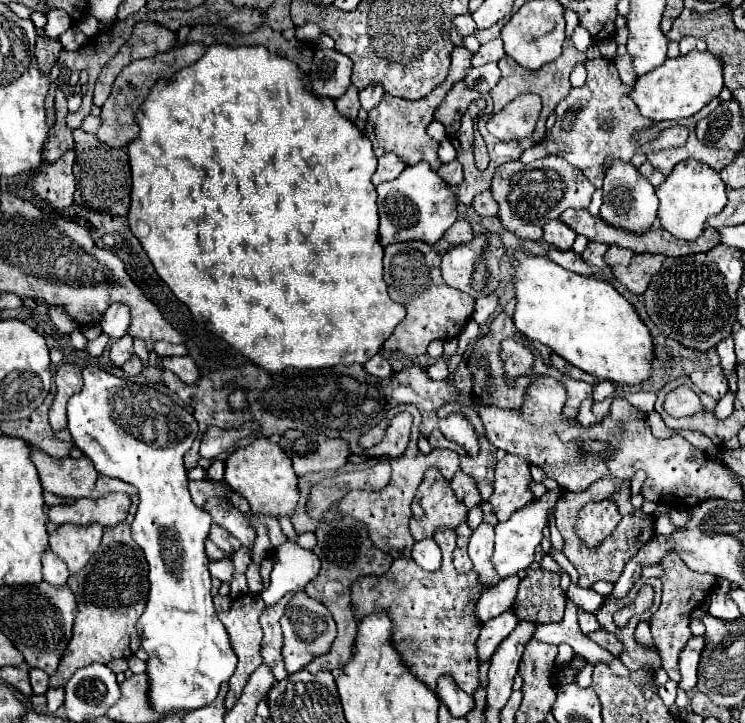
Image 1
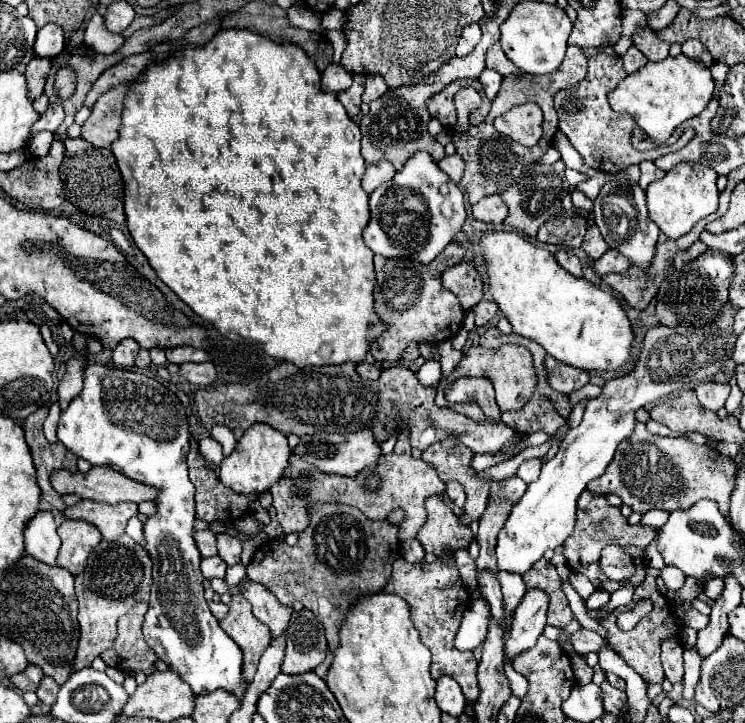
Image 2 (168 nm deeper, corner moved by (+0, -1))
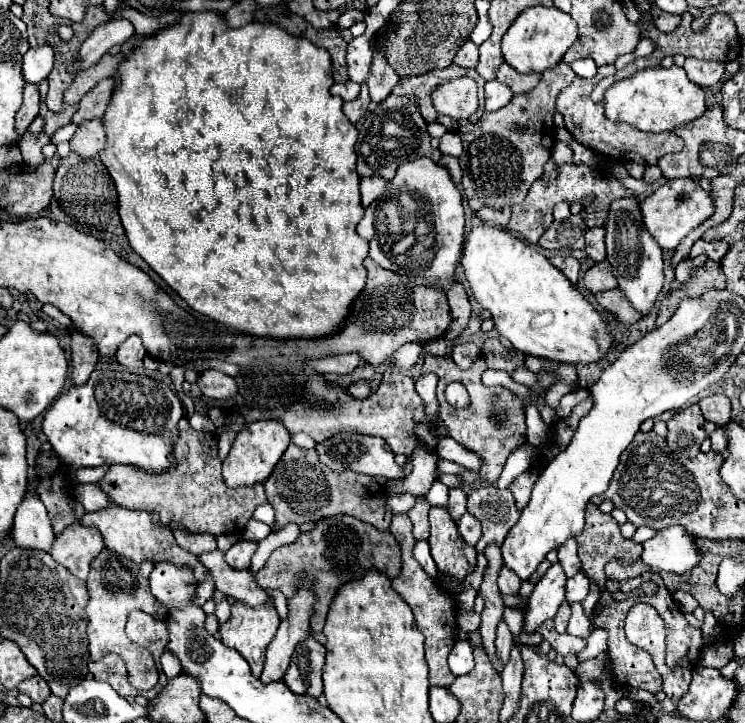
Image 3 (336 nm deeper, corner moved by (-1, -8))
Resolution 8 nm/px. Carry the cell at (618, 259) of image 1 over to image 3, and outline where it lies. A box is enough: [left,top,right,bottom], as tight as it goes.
[584,260,618,294]

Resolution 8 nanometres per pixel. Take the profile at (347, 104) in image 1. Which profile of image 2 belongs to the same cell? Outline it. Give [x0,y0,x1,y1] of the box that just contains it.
[337,75,365,117]

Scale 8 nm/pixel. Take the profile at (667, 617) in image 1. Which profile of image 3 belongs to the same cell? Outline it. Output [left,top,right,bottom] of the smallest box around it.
[656,664,692,698]

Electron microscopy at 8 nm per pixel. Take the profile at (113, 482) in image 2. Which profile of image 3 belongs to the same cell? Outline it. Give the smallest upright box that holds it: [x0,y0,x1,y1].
[100,420,266,536]

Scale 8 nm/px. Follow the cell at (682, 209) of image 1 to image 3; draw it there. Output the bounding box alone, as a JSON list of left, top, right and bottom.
[640,178,714,250]

